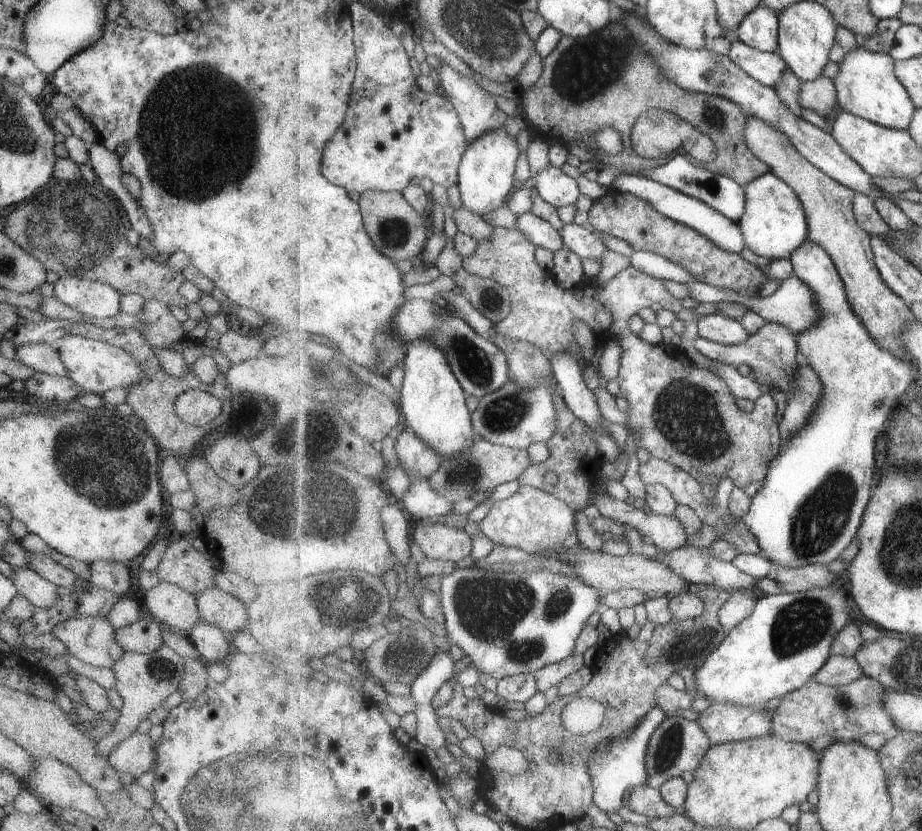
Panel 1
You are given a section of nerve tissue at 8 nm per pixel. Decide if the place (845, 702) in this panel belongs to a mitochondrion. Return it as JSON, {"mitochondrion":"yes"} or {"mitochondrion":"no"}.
{"mitochondrion":"yes"}

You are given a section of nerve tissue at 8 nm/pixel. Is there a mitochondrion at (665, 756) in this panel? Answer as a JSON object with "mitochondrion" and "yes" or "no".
{"mitochondrion":"yes"}

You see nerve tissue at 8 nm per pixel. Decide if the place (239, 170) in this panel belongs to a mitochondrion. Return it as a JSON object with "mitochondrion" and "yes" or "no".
{"mitochondrion":"yes"}

